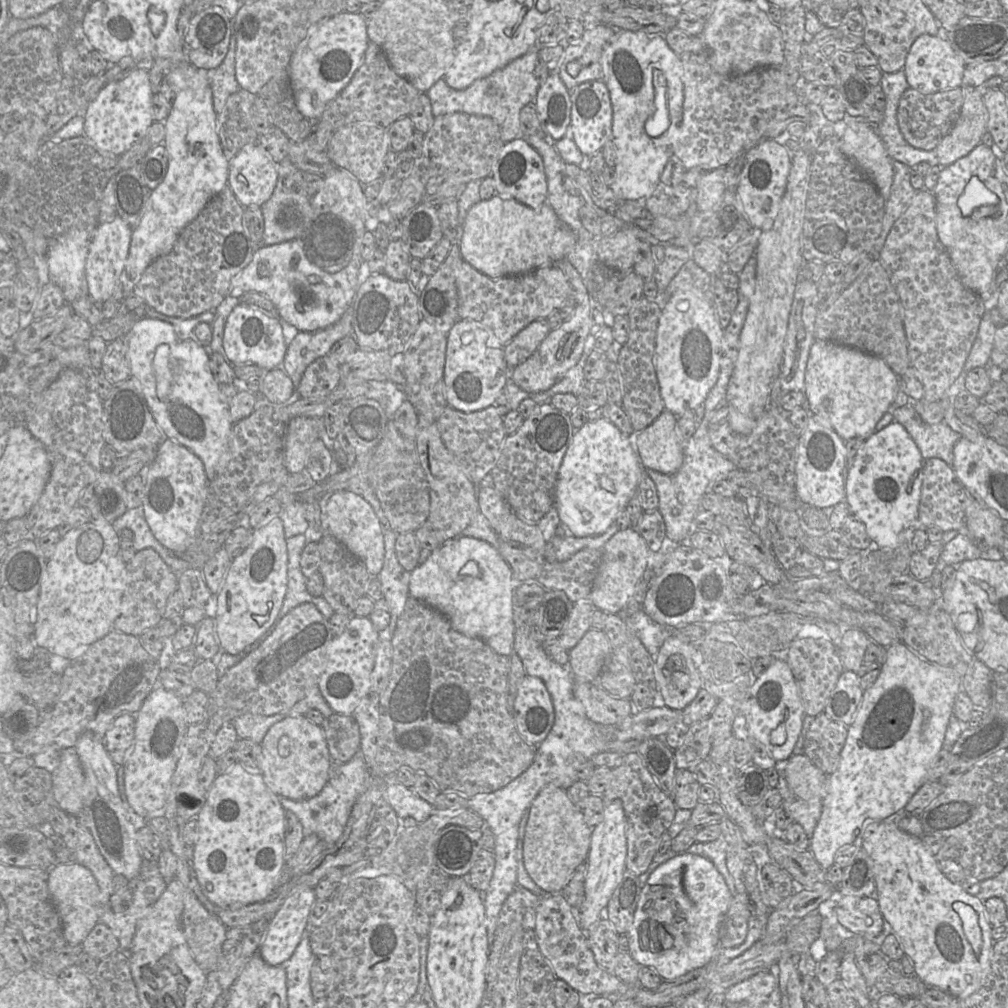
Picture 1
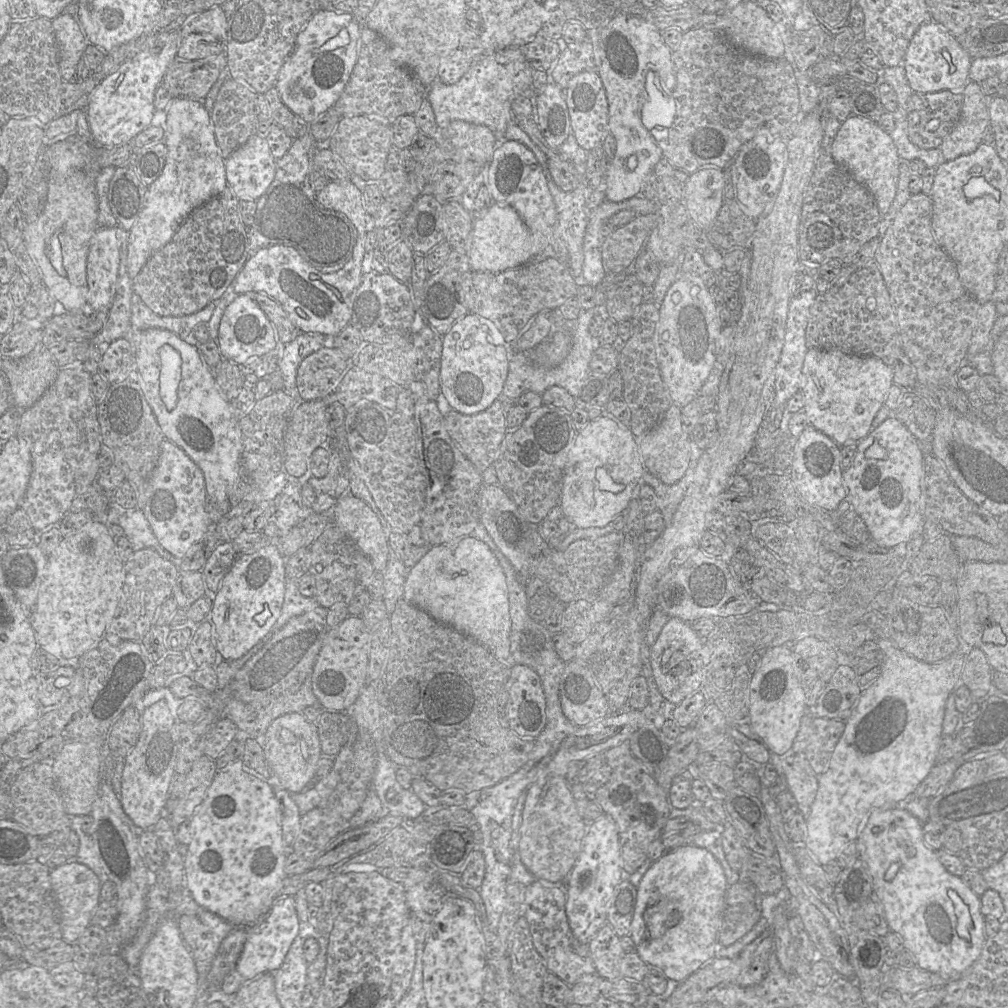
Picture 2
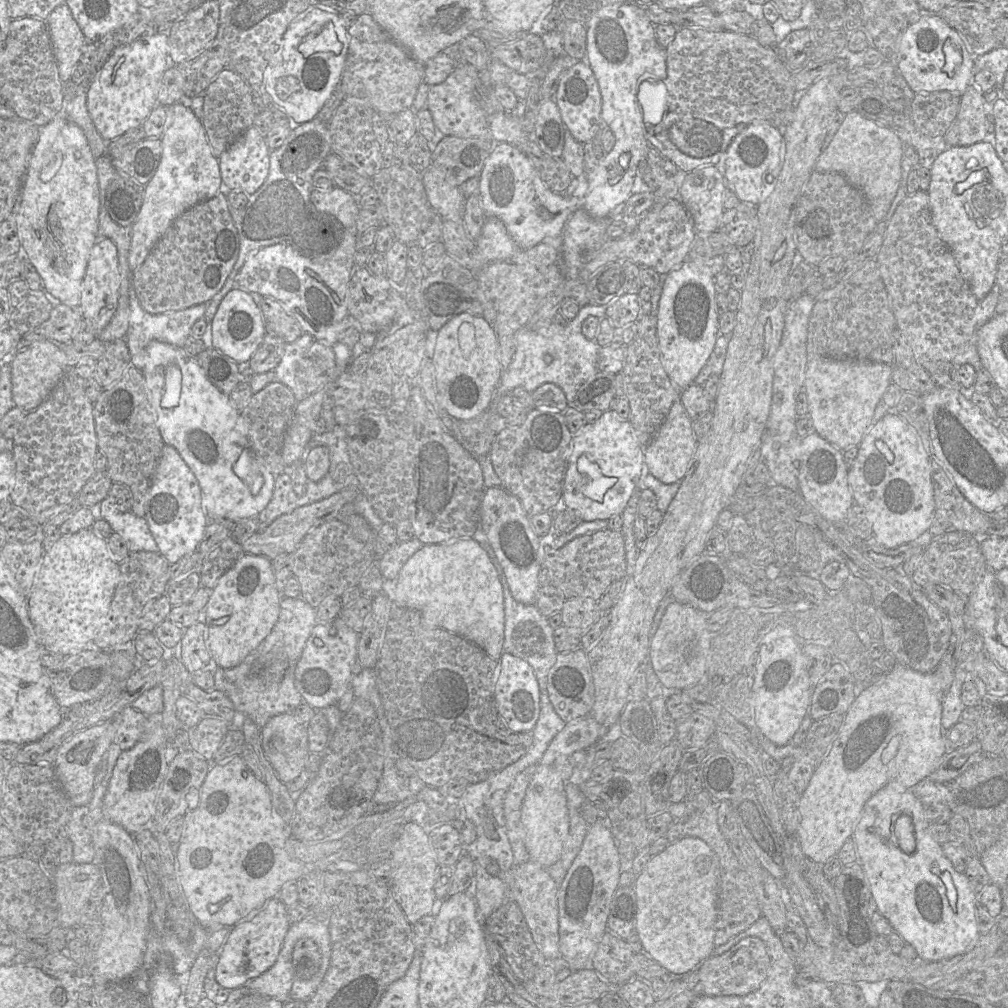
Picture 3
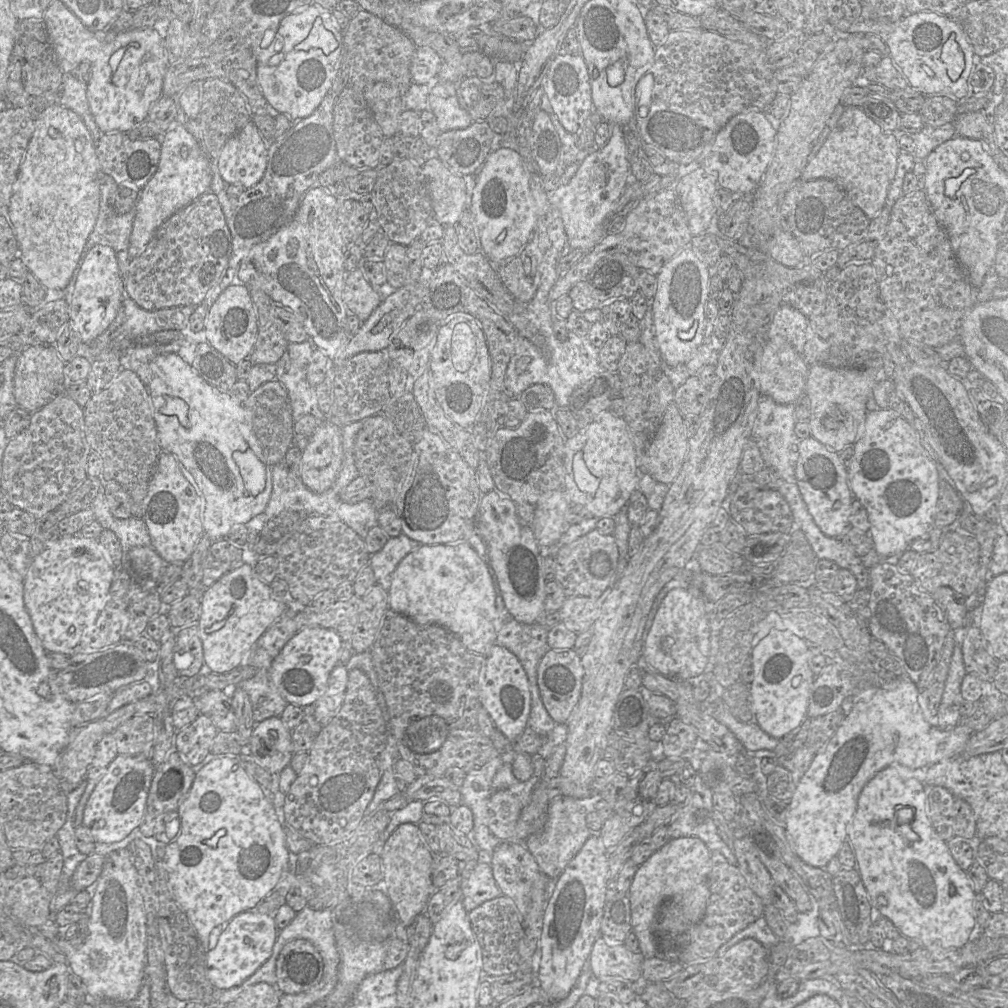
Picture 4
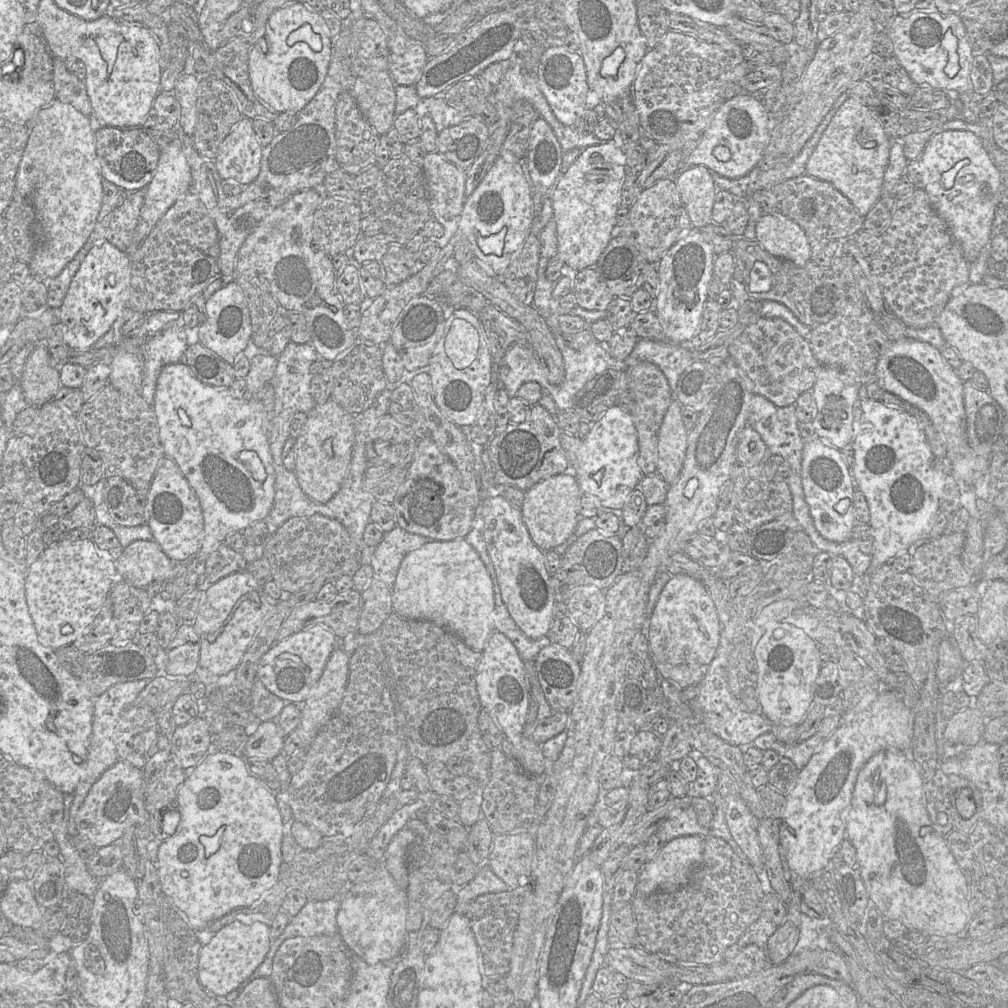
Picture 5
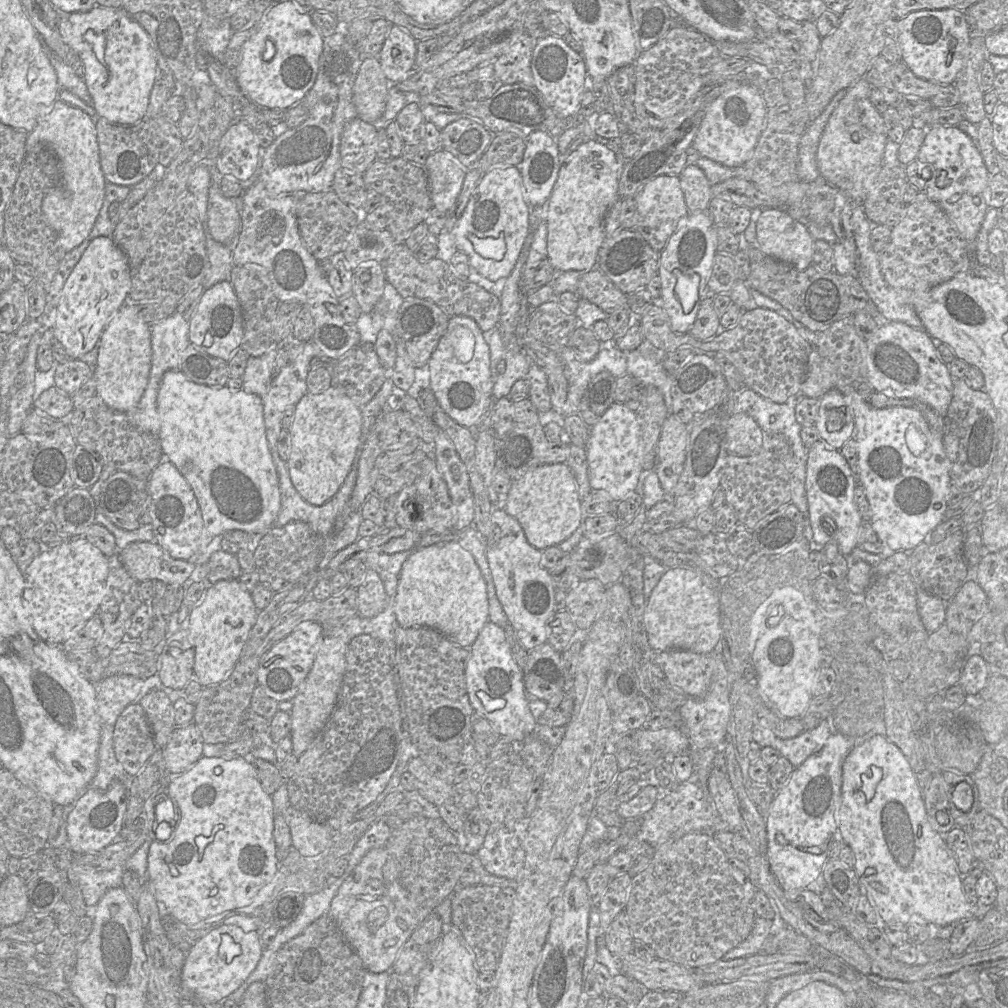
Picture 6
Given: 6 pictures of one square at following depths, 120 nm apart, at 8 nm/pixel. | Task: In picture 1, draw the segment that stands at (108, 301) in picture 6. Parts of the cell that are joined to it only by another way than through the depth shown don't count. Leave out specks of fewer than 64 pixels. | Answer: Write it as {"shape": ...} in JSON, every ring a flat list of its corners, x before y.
{"shape":[[121,217,108,223,100,224,92,233,92,240,86,259,85,273,88,294,97,304,102,304,110,299,121,285,121,275,129,254,133,228]]}

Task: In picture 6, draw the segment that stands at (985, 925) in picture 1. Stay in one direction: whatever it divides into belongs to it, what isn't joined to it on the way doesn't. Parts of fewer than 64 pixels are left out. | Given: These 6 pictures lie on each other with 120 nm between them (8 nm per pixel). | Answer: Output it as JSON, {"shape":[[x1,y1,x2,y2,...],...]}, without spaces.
{"shape":[[873,735,863,742,856,744,845,758,842,765,842,789,837,810,837,825,844,842,850,846,855,855,854,870,859,879,859,884,885,924,903,923,907,925,911,920,921,920,927,924,945,926,957,924,958,922,969,918,975,917,980,919,992,907,970,904,967,901,962,888,963,876,956,869,952,854,945,843,945,835,936,832,929,823,921,790,910,765,910,761,894,743,888,740,885,735]]}

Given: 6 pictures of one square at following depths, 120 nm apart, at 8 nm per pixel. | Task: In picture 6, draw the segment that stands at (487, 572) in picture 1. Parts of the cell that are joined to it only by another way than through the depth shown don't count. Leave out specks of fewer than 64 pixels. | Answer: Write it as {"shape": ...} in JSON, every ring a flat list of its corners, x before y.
{"shape":[[456,539,442,541,425,547,415,547,402,565,393,608,396,622,402,627,425,626,433,628,451,642,471,647,483,626,490,621,486,582,473,555]]}

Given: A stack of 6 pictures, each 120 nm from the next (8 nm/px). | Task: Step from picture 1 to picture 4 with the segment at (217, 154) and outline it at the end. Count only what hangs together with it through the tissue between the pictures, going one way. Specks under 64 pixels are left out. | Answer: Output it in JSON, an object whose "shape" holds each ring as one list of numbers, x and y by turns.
{"shape":[[175,123,161,137,161,154,157,171,141,189,135,210,129,257,140,256,160,226,173,214,210,190,210,159,200,143,183,124]]}

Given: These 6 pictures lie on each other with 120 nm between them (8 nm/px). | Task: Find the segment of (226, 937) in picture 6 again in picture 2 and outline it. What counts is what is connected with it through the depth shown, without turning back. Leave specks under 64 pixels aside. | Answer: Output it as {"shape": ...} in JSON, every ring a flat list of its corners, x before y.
{"shape":[[289,896,275,902,258,923,249,925,247,939,235,968,224,978,221,989,226,994,236,994,239,988,258,975,273,973,281,967,284,959,296,938,300,928,300,920,296,912,295,898]]}

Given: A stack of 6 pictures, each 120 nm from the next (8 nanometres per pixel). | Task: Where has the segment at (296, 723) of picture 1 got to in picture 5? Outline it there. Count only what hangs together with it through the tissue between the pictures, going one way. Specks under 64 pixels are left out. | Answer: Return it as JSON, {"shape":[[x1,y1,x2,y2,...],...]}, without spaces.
{"shape":[[276,720,261,722,257,730,248,736,242,755,272,761,282,753,285,737]]}

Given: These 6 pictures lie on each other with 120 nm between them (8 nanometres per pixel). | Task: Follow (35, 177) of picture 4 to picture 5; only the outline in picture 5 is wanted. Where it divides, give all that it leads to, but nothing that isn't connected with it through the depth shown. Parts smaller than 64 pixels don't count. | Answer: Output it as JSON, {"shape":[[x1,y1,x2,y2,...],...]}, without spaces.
{"shape":[[57,98,36,111,26,124,29,138,16,176,16,193,30,199,36,214,38,240,29,264,32,277,42,281,56,278,73,260,92,233,103,200,103,177,96,154,95,131,89,118]]}

